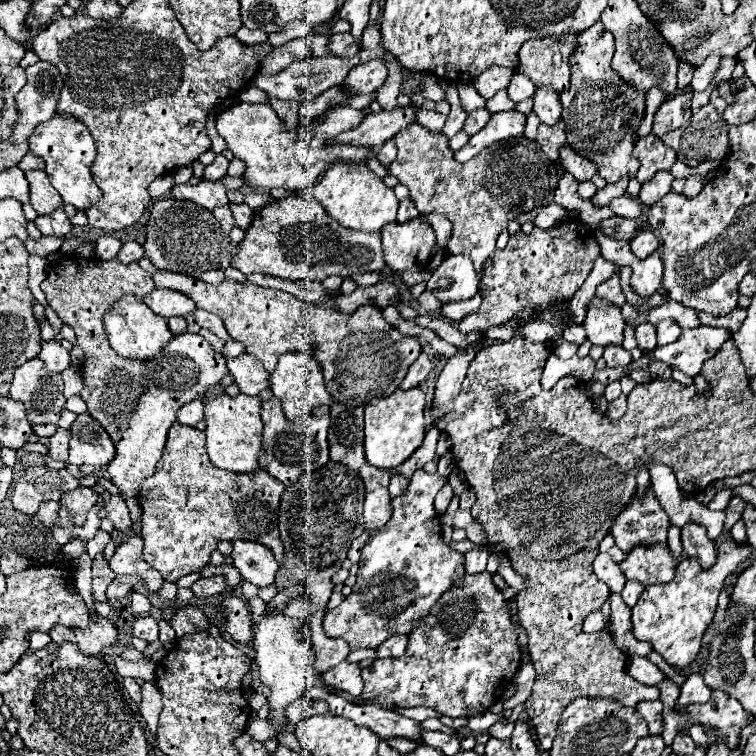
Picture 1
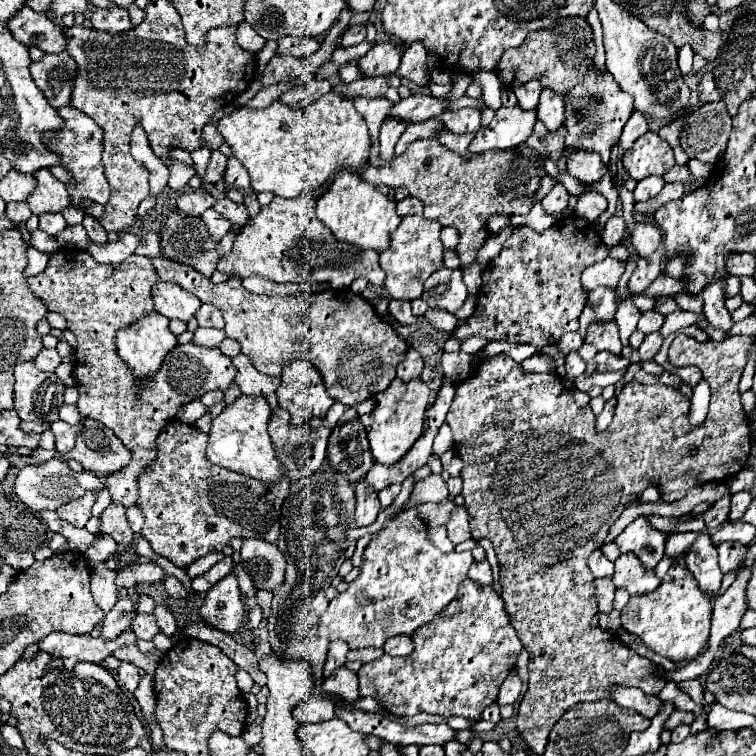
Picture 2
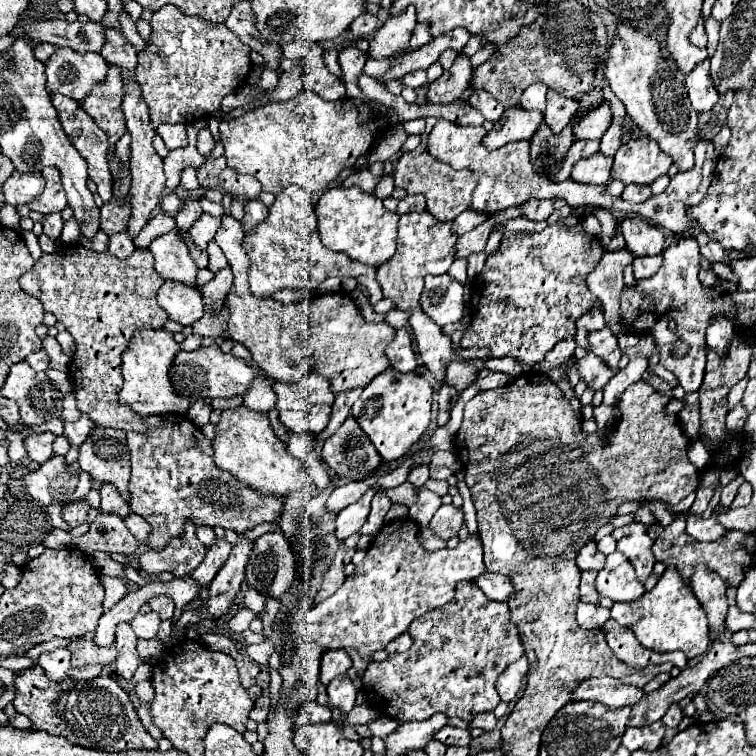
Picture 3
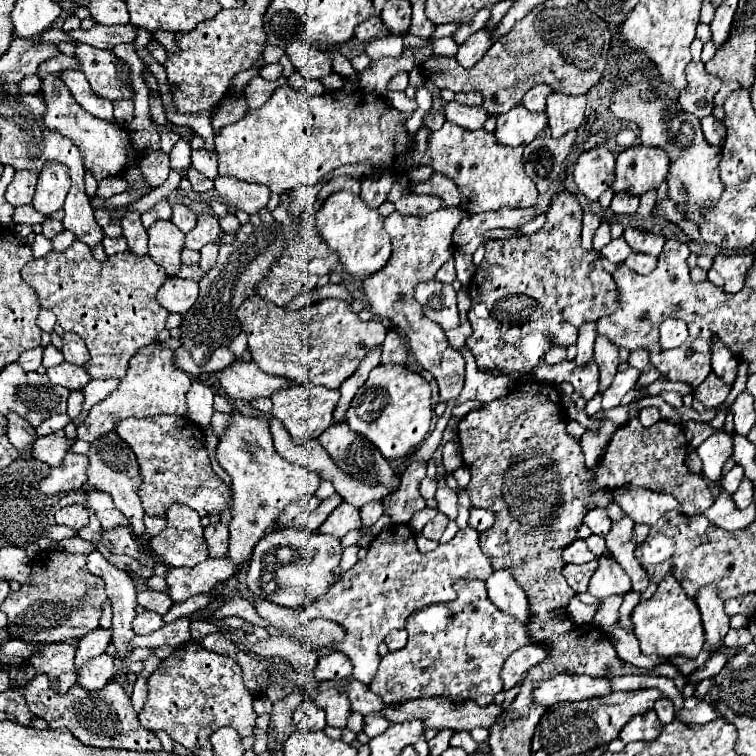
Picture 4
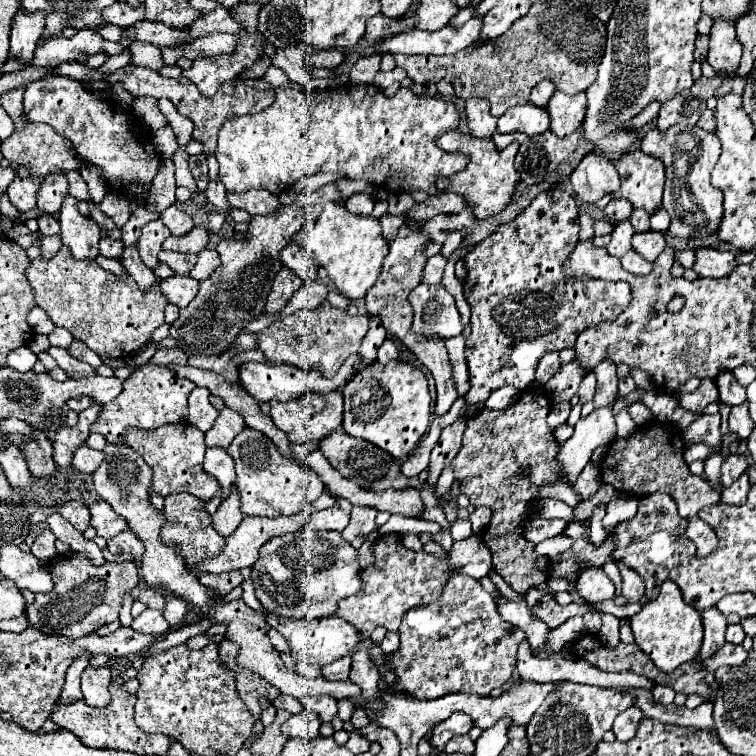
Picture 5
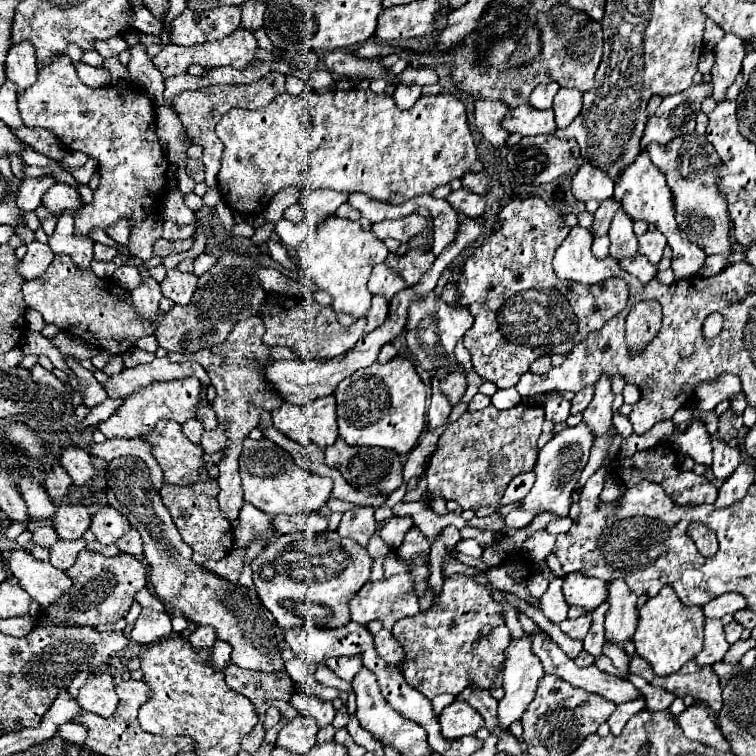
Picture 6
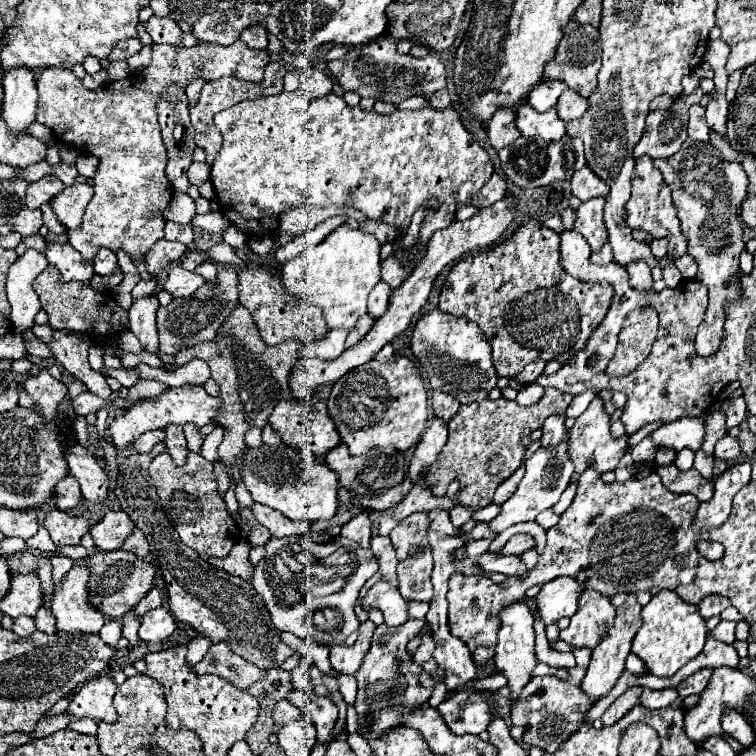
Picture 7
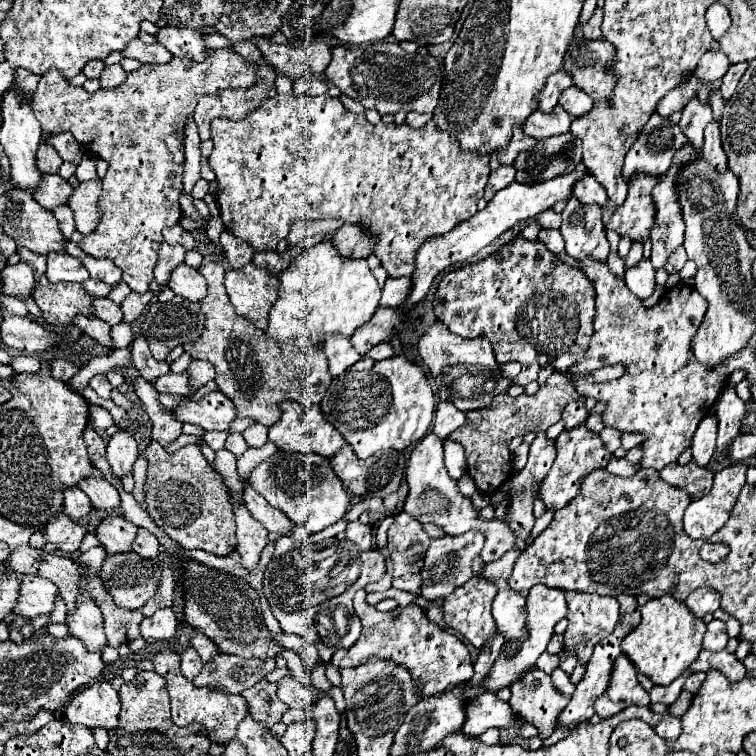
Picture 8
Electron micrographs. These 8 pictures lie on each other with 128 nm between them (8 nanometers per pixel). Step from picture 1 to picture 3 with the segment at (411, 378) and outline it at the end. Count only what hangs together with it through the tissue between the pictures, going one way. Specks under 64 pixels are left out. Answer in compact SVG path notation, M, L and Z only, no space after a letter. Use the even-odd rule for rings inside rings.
M406 328L396 330L396 336L388 344L386 354L388 354L388 360L390 360L392 368L396 368L398 372L412 372L418 366Z

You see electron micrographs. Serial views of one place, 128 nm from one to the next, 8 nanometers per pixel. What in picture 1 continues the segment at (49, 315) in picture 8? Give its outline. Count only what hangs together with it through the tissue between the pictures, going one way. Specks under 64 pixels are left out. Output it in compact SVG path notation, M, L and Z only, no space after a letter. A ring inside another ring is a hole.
M66 256L58 264L50 266L48 276L42 282L42 292L46 294L50 308L76 332L76 342L84 350L84 388L80 398L86 402L88 414L96 418L114 440L116 458L106 466L106 470L108 478L126 500L136 498L142 480L156 472L156 464L160 462L166 434L174 424L176 412L186 402L202 398L206 390L216 386L228 374L226 358L216 354L200 334L184 332L174 336L158 356L144 362L114 354L102 324L104 314L112 310L116 300L124 296L142 300L152 288L152 276L142 270L138 262L100 262L76 256Z

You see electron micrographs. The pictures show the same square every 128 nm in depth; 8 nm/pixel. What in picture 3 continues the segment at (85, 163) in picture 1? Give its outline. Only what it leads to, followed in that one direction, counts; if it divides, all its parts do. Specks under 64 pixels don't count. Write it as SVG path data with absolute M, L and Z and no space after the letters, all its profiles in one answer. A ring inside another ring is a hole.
M52 94L52 104L54 104L56 112L58 112L58 118L60 118L60 124L62 124L64 132L66 132L66 136L70 138L74 148L82 154L82 158L86 158L86 162L88 162L88 176L90 176L90 180L96 182L100 198L104 202L108 202L112 198L112 172L110 172L110 164L108 164L110 162L108 134L94 122L94 118L90 118L82 110L82 106L76 100L72 100L72 98L64 96L64 94Z

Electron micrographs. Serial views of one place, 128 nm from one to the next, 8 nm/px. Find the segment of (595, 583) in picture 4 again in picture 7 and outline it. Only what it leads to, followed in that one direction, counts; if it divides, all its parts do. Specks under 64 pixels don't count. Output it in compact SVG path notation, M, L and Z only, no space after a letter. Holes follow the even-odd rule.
M564 576L546 582L536 596L538 616L542 618L544 626L556 624L560 618L570 618L578 608L580 592L582 586L574 578Z

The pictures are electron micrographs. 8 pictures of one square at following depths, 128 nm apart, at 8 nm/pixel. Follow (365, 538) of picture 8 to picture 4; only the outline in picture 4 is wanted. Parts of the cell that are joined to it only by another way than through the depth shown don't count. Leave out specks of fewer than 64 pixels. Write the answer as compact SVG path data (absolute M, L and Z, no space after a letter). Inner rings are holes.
M378 500L368 502L368 504L364 504L364 506L360 508L360 518L362 518L362 526L364 526L364 528L372 526L380 516L382 516L382 504L380 504ZM356 544L356 546L350 546L350 548L346 548L344 552L342 552L342 560L340 560L340 568L342 568L342 572L346 572L358 562L358 550L360 550L360 546Z

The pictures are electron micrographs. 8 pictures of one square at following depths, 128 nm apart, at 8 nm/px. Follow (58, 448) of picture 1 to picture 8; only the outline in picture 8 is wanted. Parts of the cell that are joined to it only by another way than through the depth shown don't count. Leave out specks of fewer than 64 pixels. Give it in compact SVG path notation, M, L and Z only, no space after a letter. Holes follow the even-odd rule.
M220 390L206 394L202 400L194 402L190 398L186 398L176 410L174 410L176 418L180 422L190 422L190 424L198 424L204 430L230 430L230 424L238 418L236 414L236 406L232 404L232 400L222 394ZM134 430L116 432L106 444L106 458L112 474L122 480L126 474L132 474L132 466L138 458L138 444L134 440Z

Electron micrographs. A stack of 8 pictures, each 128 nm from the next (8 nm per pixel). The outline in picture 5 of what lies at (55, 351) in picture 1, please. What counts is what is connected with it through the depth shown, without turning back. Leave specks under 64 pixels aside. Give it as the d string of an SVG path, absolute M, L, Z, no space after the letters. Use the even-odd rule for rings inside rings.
M22 346L22 348L16 348L12 350L12 354L8 354L8 366L18 370L18 372L28 372L32 370L34 362L36 362L36 354L28 348L28 346Z

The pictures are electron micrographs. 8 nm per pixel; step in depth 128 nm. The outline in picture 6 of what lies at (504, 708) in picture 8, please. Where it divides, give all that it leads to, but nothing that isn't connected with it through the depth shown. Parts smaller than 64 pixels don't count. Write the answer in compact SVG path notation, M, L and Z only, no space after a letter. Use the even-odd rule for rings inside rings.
M454 700L442 710L440 726L444 738L460 738L476 734L484 726L484 720L480 718L480 714L476 714L476 710L472 710L472 706L468 706L468 702Z

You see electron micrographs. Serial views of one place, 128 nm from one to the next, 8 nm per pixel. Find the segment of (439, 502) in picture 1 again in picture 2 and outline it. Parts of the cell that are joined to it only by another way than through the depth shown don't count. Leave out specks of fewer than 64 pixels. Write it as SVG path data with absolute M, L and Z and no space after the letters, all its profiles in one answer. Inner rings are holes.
M430 474L428 478L418 480L414 484L414 489L402 510L410 510L422 502L442 502L446 498L446 482L438 474Z

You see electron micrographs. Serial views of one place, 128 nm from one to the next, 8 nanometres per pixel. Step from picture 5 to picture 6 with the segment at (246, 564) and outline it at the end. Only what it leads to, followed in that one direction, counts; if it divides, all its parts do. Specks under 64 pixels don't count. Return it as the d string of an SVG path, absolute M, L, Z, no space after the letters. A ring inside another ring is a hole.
M244 502L244 506L240 508L240 530L234 532L234 546L246 548L254 534L270 540L274 530L270 528L270 518L262 510L256 510L256 506Z

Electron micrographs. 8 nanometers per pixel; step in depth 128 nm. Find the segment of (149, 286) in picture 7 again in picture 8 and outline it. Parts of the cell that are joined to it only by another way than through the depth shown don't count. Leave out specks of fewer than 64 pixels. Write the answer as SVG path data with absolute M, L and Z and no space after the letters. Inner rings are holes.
M132 292L132 294L120 304L122 314L124 314L122 322L132 324L132 322L144 312L144 308L148 306L150 300L152 300L152 292L146 292L146 294L136 294L136 292Z

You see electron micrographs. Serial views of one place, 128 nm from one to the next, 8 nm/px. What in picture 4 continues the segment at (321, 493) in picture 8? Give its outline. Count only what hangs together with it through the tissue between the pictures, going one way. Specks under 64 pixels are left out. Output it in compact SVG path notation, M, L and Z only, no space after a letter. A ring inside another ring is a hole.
M232 414L232 422L216 448L216 460L232 478L232 540L228 556L236 564L250 558L256 542L274 526L290 502L316 494L320 486L316 472L292 464L276 452L268 422L262 418Z

